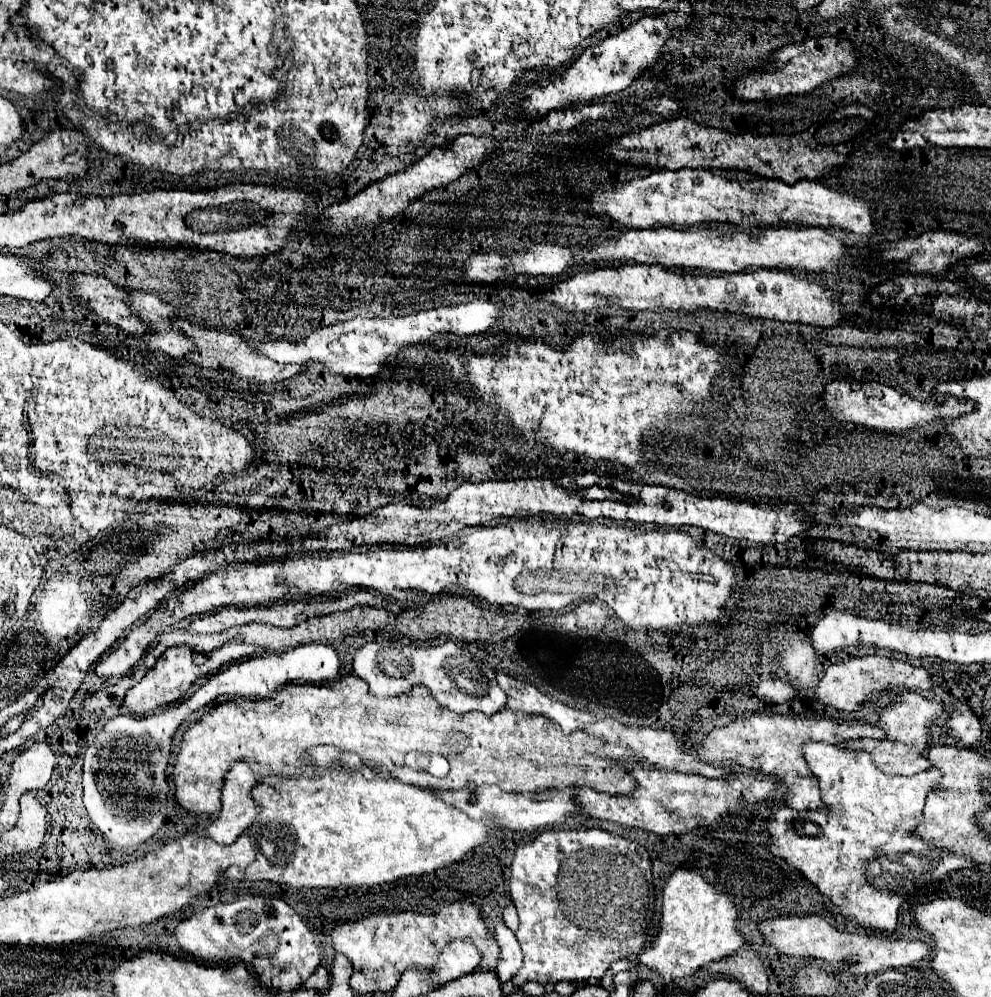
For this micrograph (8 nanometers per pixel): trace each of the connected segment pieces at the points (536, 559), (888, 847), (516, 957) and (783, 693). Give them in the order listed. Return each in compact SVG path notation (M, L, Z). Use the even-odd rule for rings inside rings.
M558 521L558 527L528 527L524 523L520 525L512 525L512 527L466 527L464 529L464 535L456 541L444 541L444 543L430 543L426 547L406 547L400 550L389 550L381 547L375 547L367 551L361 551L356 553L347 553L339 557L323 557L315 556L312 553L307 553L302 556L287 556L284 560L278 560L278 562L266 562L261 565L247 564L241 566L220 566L219 570L212 572L204 579L197 581L192 587L185 590L178 598L178 596L172 596L167 601L167 607L174 608L171 610L169 616L169 626L164 630L163 633L168 630L172 630L170 633L165 633L161 636L161 640L157 646L160 648L177 646L179 643L187 644L192 649L198 649L198 653L210 653L214 649L218 649L220 645L226 645L228 641L246 641L246 643L256 643L258 645L258 627L260 623L248 623L244 625L242 629L242 639L238 639L238 629L230 629L230 631L222 631L222 633L214 633L214 635L200 635L200 633L188 633L188 631L182 631L178 629L185 629L182 627L184 619L192 617L195 614L206 613L214 611L230 605L245 605L245 604L266 604L274 603L280 599L290 599L294 595L298 595L303 598L307 595L325 595L332 593L344 593L350 592L351 589L374 589L376 593L382 593L382 595L388 595L390 599L394 601L430 601L434 597L438 597L440 593L452 593L456 591L456 595L474 595L476 599L480 601L486 601L490 605L514 605L514 607L524 607L524 609L530 609L530 611L536 611L536 609L562 609L570 603L578 603L578 601L590 601L590 599L598 599L606 605L610 605L616 615L628 623L628 627L682 627L682 625L700 625L702 621L714 621L720 611L722 611L722 603L726 603L732 593L734 593L734 587L736 587L736 575L742 571L740 565L734 565L734 563L728 563L728 561L722 561L718 555L714 555L712 551L708 549L700 549L692 537L688 533L680 533L680 531L664 531L664 529L644 529L644 531L638 531L638 529L620 529L620 527L606 527L606 525L596 525L596 521L582 521L582 523L572 523L572 521ZM484 529L496 529L496 537L486 537L486 531Z
M806 741L802 753L818 779L822 803L828 811L770 809L758 815L766 821L768 853L798 871L836 907L840 917L860 927L894 931L898 907L908 891L970 865L970 861L938 853L938 849L910 837L910 829L922 821L924 799L934 779L940 777L936 769L910 777L890 777L874 767L868 753L842 751L818 741Z
M502 921L496 923L496 941L500 945L498 975L502 981L512 981L512 977L520 971L522 951L520 951L520 945L516 941L516 935Z
M760 681L758 687L756 687L756 695L764 701L770 701L770 703L786 703L790 699L794 699L796 695L800 695L794 687L790 687L788 683L782 683L782 681Z

